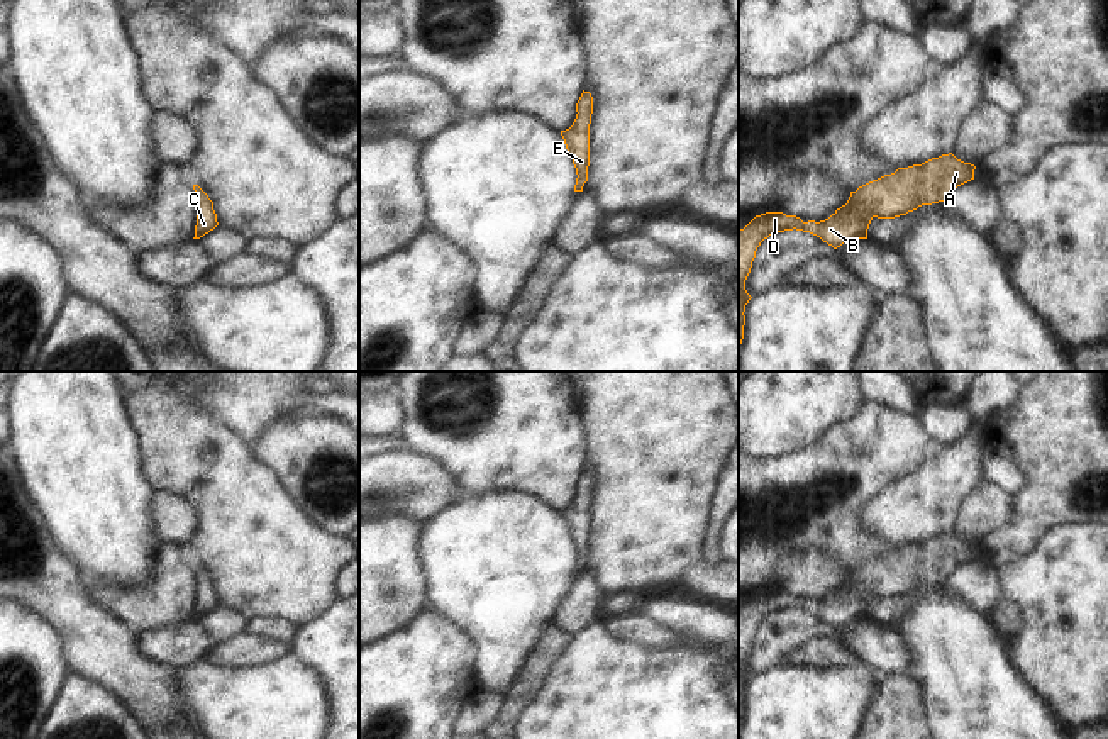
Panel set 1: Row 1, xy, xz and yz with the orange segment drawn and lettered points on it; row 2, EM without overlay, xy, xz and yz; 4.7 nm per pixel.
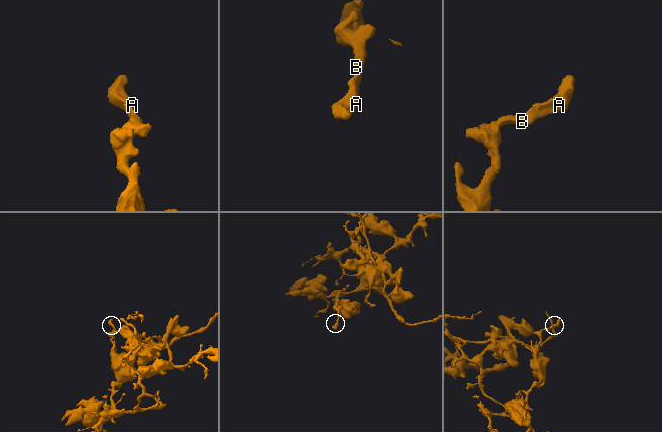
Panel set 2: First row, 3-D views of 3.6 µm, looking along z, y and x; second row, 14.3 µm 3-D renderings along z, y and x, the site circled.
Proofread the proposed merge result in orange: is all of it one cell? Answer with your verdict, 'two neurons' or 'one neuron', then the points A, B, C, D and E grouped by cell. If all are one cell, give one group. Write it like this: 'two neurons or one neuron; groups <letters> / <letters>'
one neuron; groups A B C D E

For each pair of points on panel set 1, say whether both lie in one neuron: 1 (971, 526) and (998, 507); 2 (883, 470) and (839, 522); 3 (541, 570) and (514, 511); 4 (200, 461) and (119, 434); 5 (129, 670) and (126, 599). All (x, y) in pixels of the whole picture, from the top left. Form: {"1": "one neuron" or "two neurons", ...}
{"1": "one neuron", "2": "one neuron", "3": "one neuron", "4": "two neurons", "5": "two neurons"}

